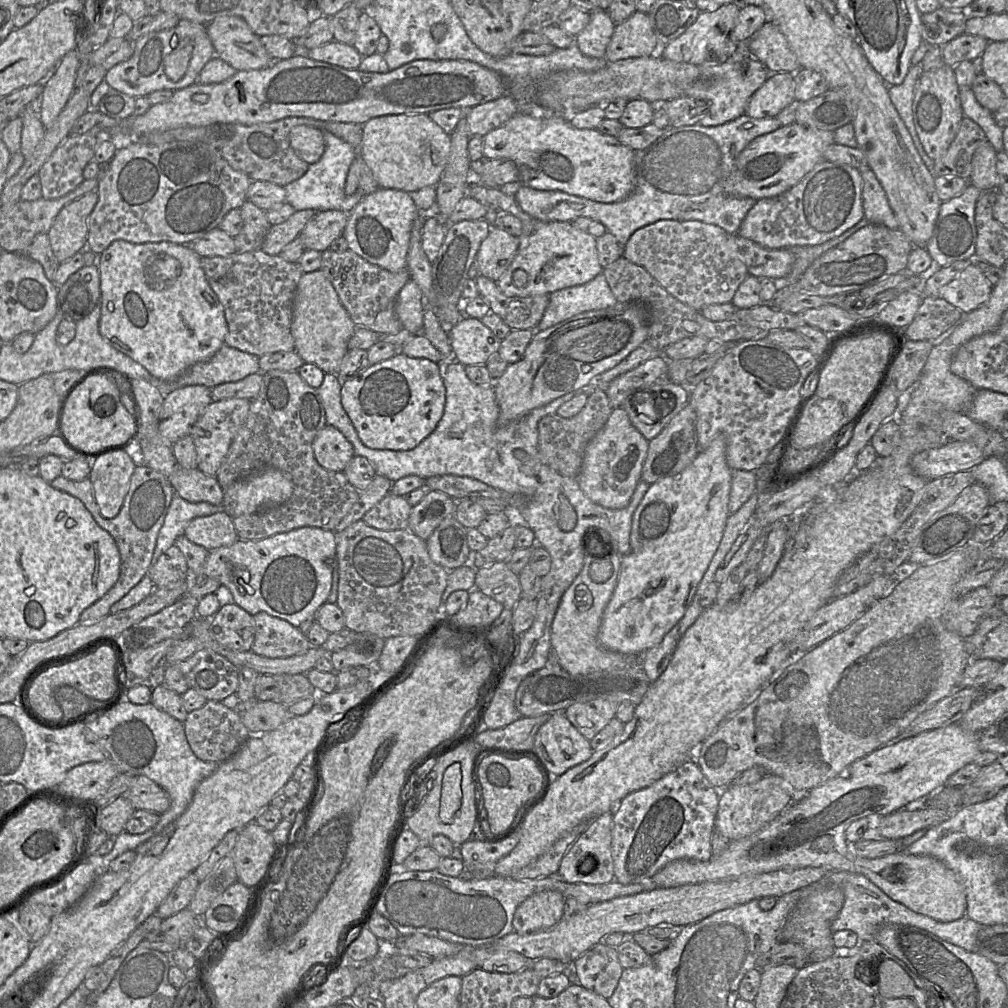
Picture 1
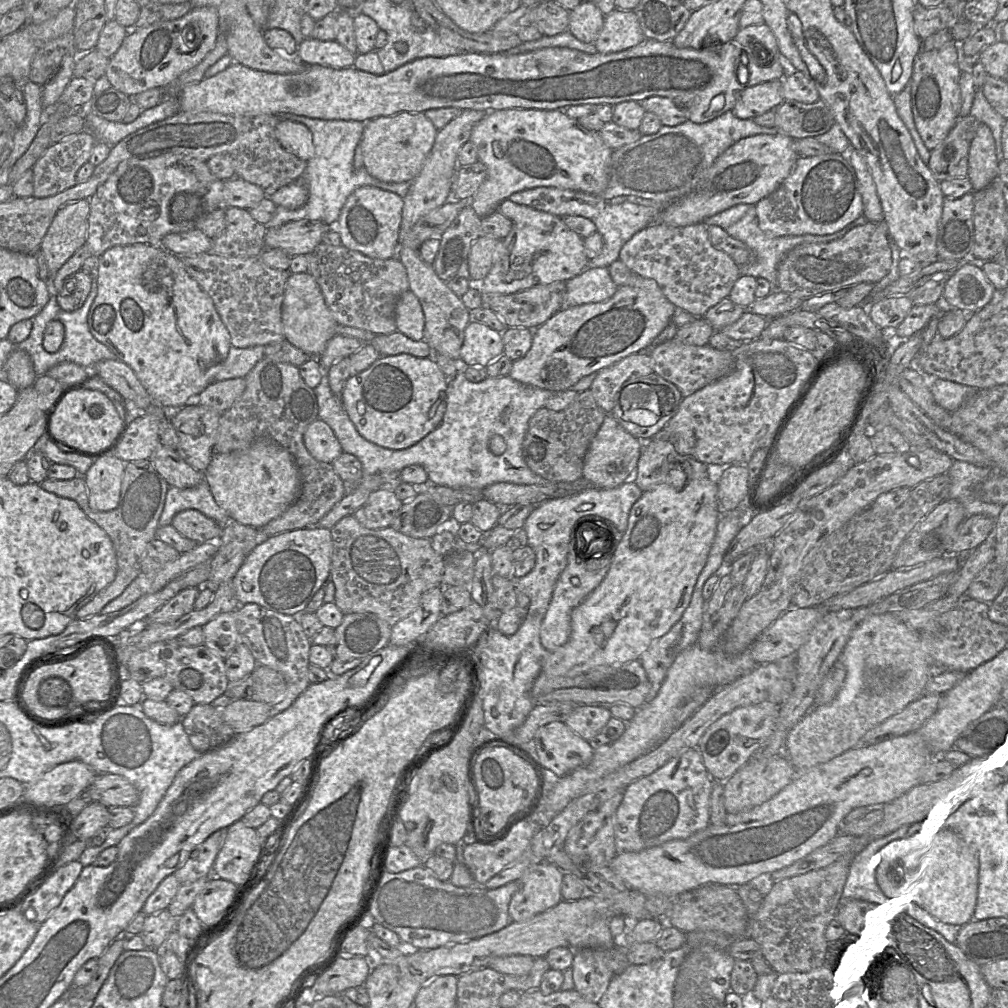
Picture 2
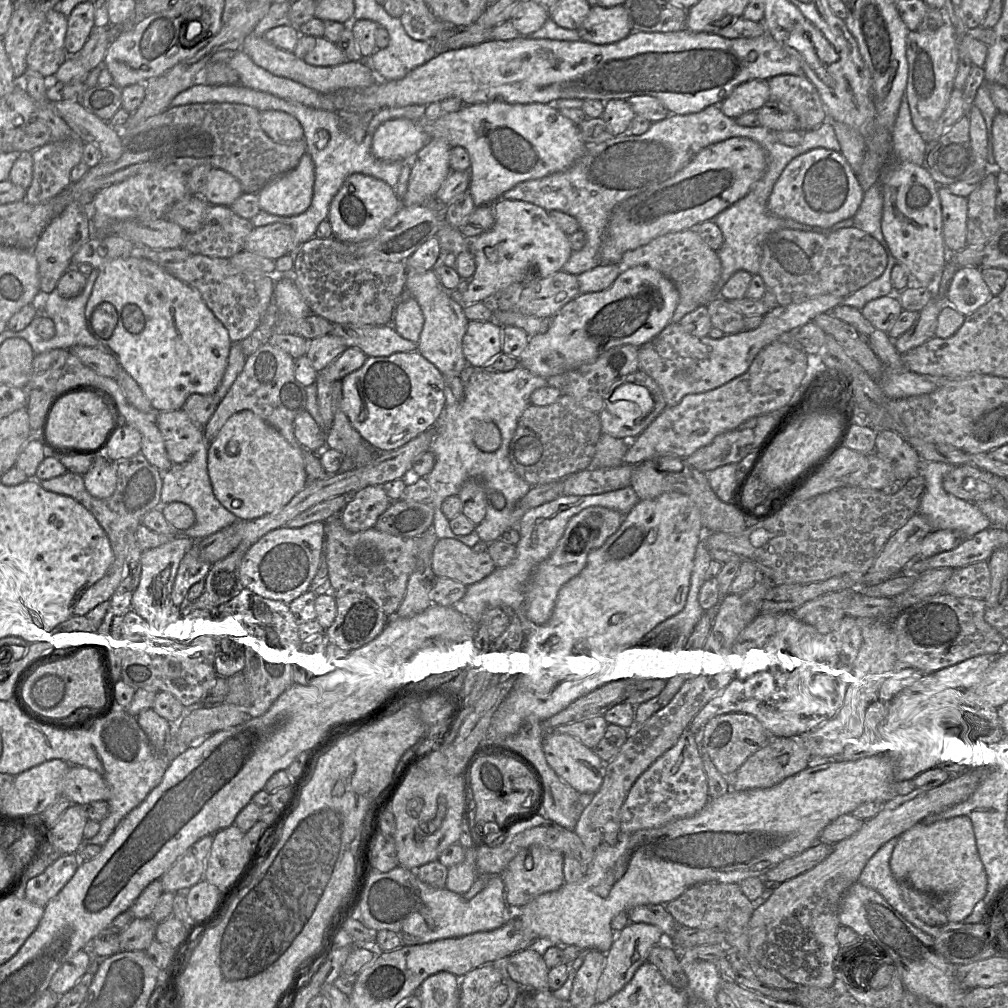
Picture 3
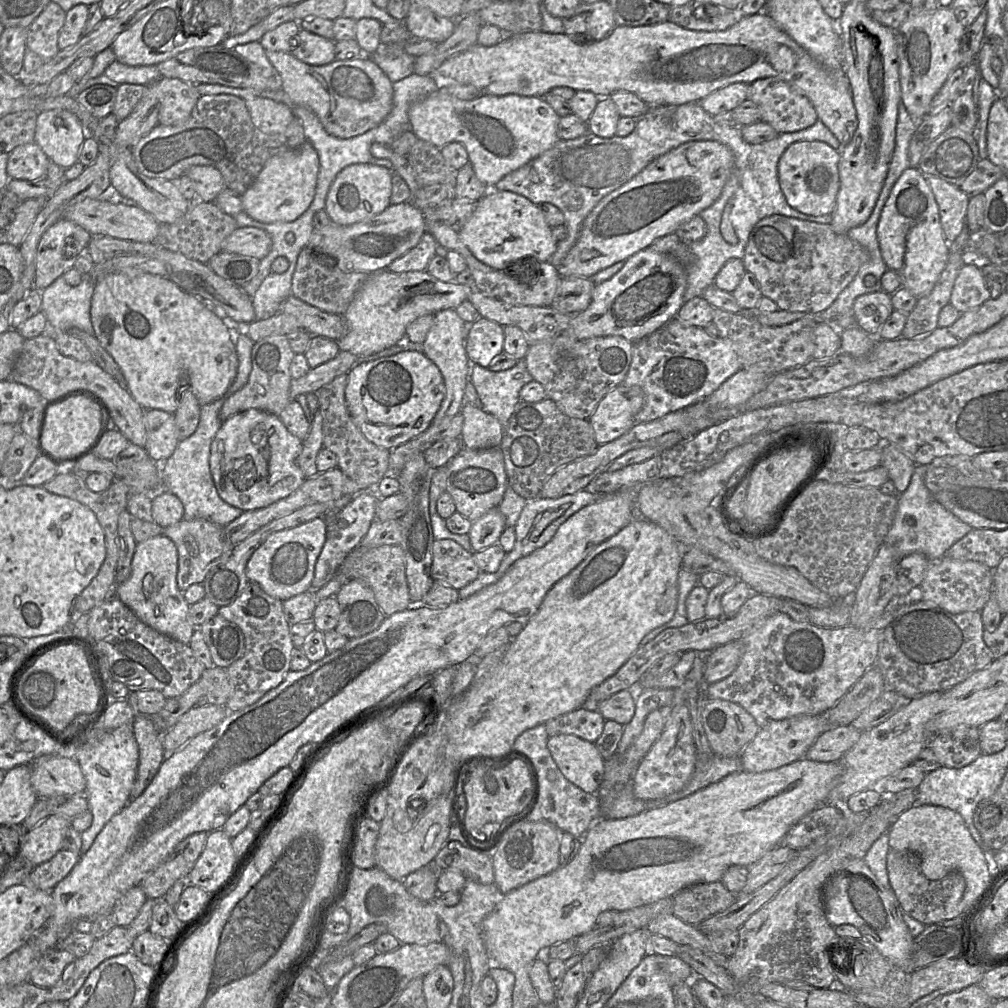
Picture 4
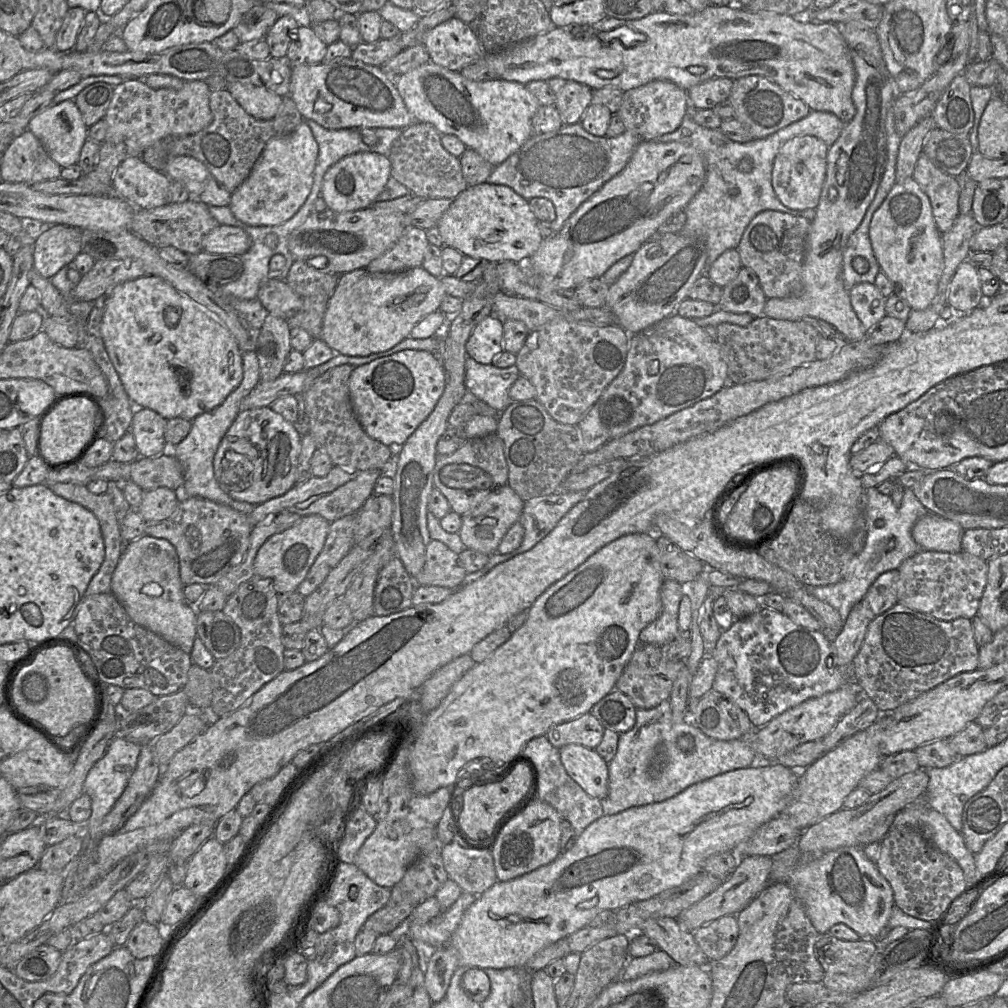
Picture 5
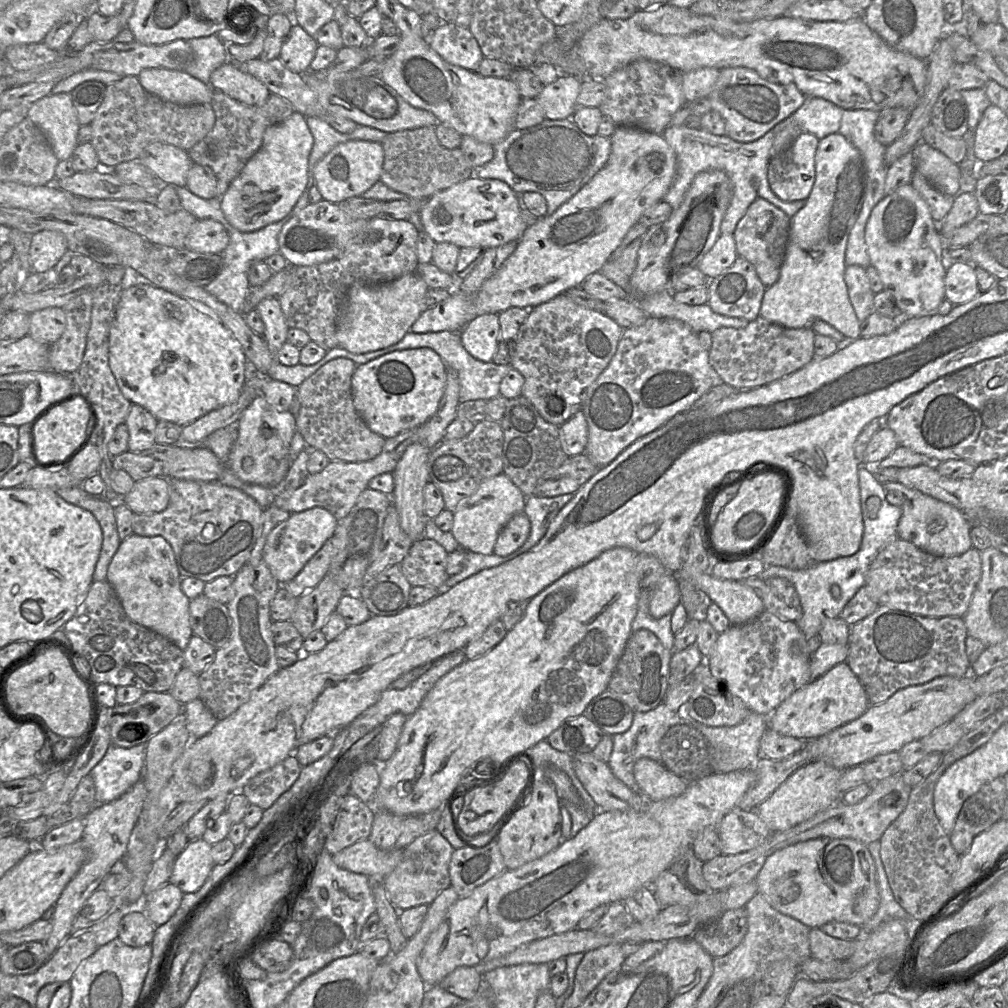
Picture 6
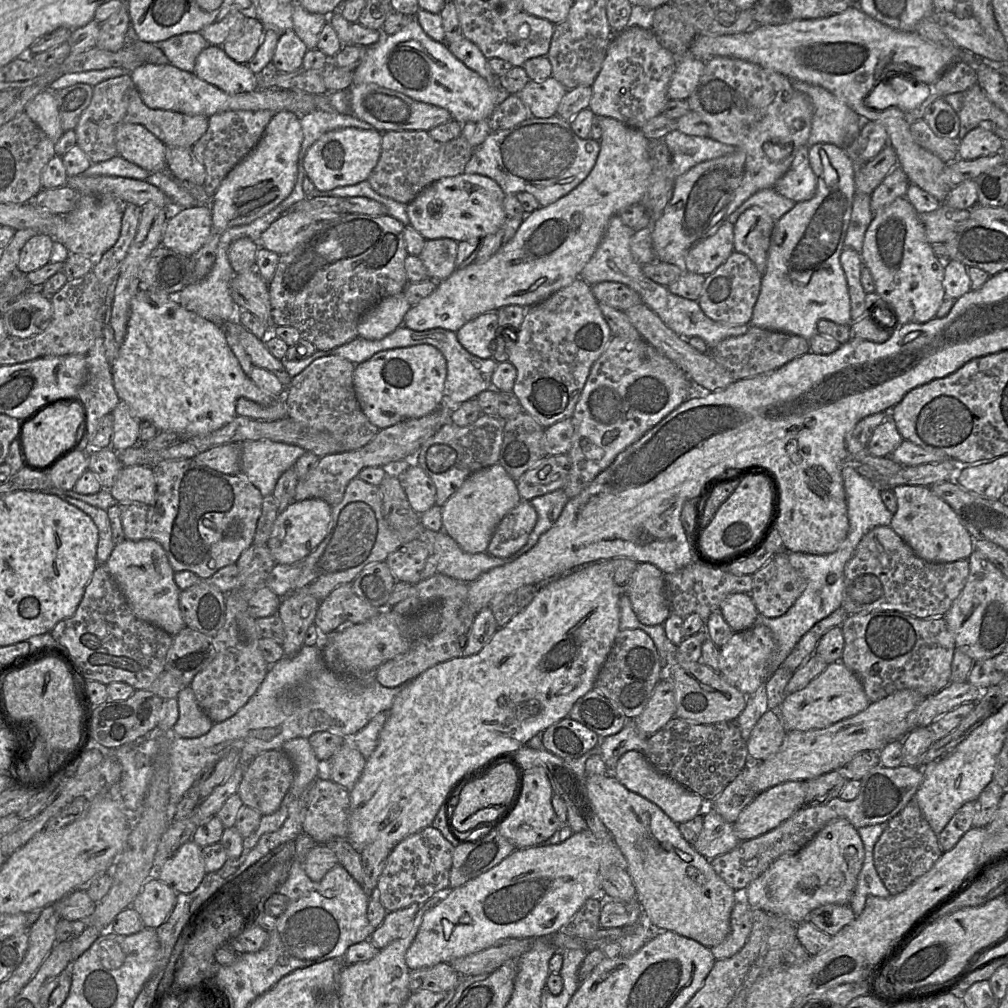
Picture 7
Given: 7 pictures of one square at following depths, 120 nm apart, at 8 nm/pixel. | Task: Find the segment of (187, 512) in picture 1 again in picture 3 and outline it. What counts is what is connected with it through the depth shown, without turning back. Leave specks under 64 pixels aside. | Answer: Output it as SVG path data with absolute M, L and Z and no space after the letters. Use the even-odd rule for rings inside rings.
M204 440L191 458L181 464L173 464L167 471L162 472L162 490L160 503L155 508L162 509L171 502L187 504L195 513L195 523L184 531L177 531L177 536L187 536L192 540L202 540L225 527L232 525L238 518L224 508L215 498L207 471L207 450L209 443Z

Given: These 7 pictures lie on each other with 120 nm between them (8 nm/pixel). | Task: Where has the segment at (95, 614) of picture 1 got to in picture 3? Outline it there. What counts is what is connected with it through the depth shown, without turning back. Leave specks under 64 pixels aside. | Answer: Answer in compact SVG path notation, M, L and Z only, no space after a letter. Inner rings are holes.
M136 455L116 462L117 483L114 493L106 499L93 497L84 484L83 476L66 472L59 477L39 481L41 486L50 492L68 496L83 505L97 520L105 531L114 554L114 561L105 575L86 590L74 607L74 615L85 616L99 604L109 600L125 576L125 561L130 544L137 544L136 531L142 524L143 517L160 503L162 490L162 472L151 465L144 455Z

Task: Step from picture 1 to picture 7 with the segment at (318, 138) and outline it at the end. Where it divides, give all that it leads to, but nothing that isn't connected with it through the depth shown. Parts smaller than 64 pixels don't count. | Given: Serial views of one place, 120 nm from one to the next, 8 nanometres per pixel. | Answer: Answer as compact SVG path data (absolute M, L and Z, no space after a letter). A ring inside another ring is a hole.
M209 45L198 55L193 73L229 94L259 89L258 75L231 59L221 46Z

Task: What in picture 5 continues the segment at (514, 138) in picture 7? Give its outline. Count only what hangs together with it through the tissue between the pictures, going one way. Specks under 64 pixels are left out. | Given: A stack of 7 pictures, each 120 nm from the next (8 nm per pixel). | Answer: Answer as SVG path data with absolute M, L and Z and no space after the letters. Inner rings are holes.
M580 123L563 124L557 130L534 133L506 160L494 166L487 182L506 185L527 201L534 197L549 199L556 212L551 222L555 233L577 208L607 181L621 172L643 139L627 130L619 136L594 136Z

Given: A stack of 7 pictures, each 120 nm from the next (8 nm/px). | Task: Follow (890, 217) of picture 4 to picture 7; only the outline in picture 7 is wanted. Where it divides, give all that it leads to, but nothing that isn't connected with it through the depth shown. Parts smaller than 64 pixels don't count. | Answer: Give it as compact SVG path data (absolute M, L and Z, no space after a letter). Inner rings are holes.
M899 197L891 204L874 213L863 241L860 253L874 280L875 292L887 303L891 312L883 308L893 323L925 323L936 316L943 300L945 264L934 254L927 241L919 213L907 198Z

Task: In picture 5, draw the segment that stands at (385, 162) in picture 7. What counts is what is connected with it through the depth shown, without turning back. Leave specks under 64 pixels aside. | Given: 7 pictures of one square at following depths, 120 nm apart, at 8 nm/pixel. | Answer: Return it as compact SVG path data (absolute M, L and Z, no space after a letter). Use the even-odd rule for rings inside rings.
M415 122L404 128L392 144L388 159L391 176L405 185L410 193L425 199L454 199L467 188L460 160L450 154L441 143L441 134L428 123Z

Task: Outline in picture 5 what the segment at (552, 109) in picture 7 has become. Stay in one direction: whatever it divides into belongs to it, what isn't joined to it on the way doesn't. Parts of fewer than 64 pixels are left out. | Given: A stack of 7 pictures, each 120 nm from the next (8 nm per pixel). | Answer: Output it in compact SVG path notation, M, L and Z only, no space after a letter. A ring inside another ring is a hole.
M573 80L566 81L565 85L559 92L556 92L555 95L556 100L554 107L559 112L563 124L580 123L586 109L592 103L592 89Z

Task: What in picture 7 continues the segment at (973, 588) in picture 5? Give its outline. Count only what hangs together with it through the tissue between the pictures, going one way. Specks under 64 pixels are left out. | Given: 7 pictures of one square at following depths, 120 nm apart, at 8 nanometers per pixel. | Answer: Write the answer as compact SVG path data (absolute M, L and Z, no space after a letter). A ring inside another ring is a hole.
M878 526L863 535L844 566L841 607L848 615L897 610L918 618L943 617L963 589L968 574L968 559L953 562L923 560L890 526Z

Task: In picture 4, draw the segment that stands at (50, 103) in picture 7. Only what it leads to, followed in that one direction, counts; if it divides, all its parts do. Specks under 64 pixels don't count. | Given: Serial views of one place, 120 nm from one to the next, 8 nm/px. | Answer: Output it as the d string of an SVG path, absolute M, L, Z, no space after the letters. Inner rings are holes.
M47 110L37 116L34 142L51 162L63 169L78 161L86 137L80 120L67 110Z

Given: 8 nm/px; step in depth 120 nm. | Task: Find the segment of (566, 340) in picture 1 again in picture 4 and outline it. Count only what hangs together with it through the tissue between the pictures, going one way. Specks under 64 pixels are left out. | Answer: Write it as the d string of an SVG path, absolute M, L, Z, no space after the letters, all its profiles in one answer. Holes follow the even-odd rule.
M647 247L625 260L624 266L610 279L595 286L589 306L571 319L568 327L560 332L574 340L592 337L621 336L631 343L652 334L671 319L676 318L684 305L684 293L687 286L687 269L676 258L659 253Z

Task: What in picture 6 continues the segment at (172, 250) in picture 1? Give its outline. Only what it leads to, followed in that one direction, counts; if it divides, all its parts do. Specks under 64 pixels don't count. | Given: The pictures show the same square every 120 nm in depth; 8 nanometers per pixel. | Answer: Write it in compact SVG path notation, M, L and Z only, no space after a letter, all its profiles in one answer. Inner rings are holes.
M140 284L123 289L109 333L109 367L123 396L131 402L146 409L157 421L172 422L180 427L194 422L211 411L234 403L244 387L246 357L239 341L232 332L218 320L193 308L183 298L151 284Z

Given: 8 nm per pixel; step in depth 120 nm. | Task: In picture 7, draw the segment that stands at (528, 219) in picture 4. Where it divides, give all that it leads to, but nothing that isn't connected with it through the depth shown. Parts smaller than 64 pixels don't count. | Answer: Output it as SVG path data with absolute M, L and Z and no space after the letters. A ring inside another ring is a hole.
M462 173L442 178L422 190L407 204L410 225L426 240L450 238L456 242L482 239L496 233L507 216L503 208L505 193L491 178Z

